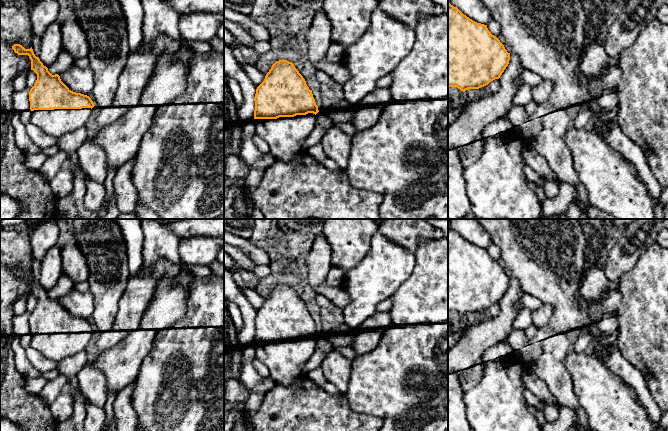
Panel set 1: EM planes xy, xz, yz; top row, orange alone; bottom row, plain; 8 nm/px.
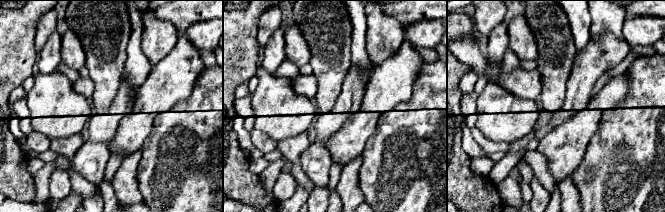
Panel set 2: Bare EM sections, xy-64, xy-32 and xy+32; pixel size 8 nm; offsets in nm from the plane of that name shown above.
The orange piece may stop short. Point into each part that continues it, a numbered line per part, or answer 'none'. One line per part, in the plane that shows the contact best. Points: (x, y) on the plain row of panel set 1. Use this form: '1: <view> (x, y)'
1: xz (286, 360)

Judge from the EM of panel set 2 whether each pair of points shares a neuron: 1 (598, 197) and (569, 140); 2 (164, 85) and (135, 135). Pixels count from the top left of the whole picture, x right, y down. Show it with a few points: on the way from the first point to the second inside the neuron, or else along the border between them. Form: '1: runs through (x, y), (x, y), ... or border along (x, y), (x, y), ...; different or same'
1: border along (589, 140), (581, 162), (573, 171); different
2: runs through (154, 97), (146, 105), (139, 123); same

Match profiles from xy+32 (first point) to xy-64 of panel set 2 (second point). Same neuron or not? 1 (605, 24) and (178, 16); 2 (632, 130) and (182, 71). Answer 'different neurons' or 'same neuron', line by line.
1: different neurons
2: different neurons

